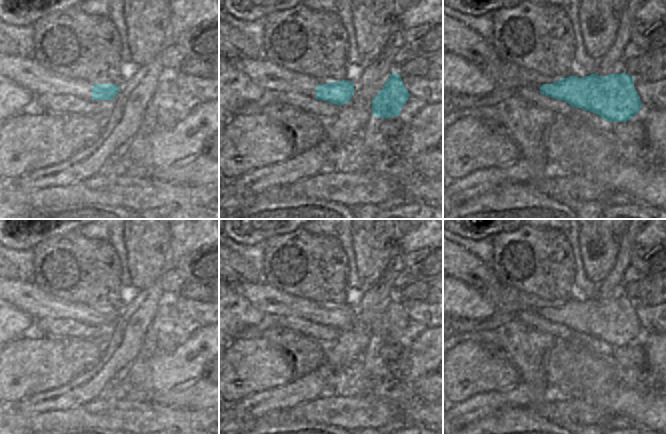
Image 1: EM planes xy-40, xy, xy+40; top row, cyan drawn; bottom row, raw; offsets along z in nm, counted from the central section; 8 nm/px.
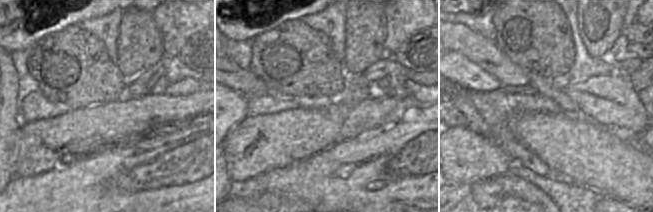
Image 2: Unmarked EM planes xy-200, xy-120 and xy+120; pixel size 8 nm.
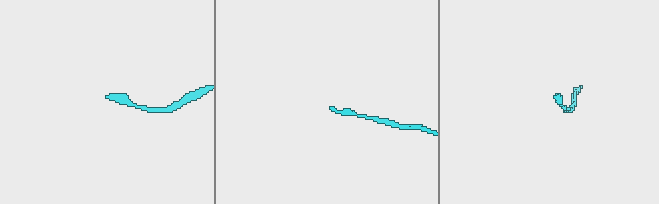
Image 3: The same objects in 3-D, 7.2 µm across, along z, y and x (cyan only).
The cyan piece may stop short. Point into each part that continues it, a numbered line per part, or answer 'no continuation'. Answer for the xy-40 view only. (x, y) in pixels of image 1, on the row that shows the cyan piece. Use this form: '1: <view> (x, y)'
1: xy-40 (26, 72)

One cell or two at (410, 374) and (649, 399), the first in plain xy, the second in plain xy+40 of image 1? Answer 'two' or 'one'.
two

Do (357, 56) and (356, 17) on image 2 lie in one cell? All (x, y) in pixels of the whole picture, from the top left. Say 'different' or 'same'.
same

